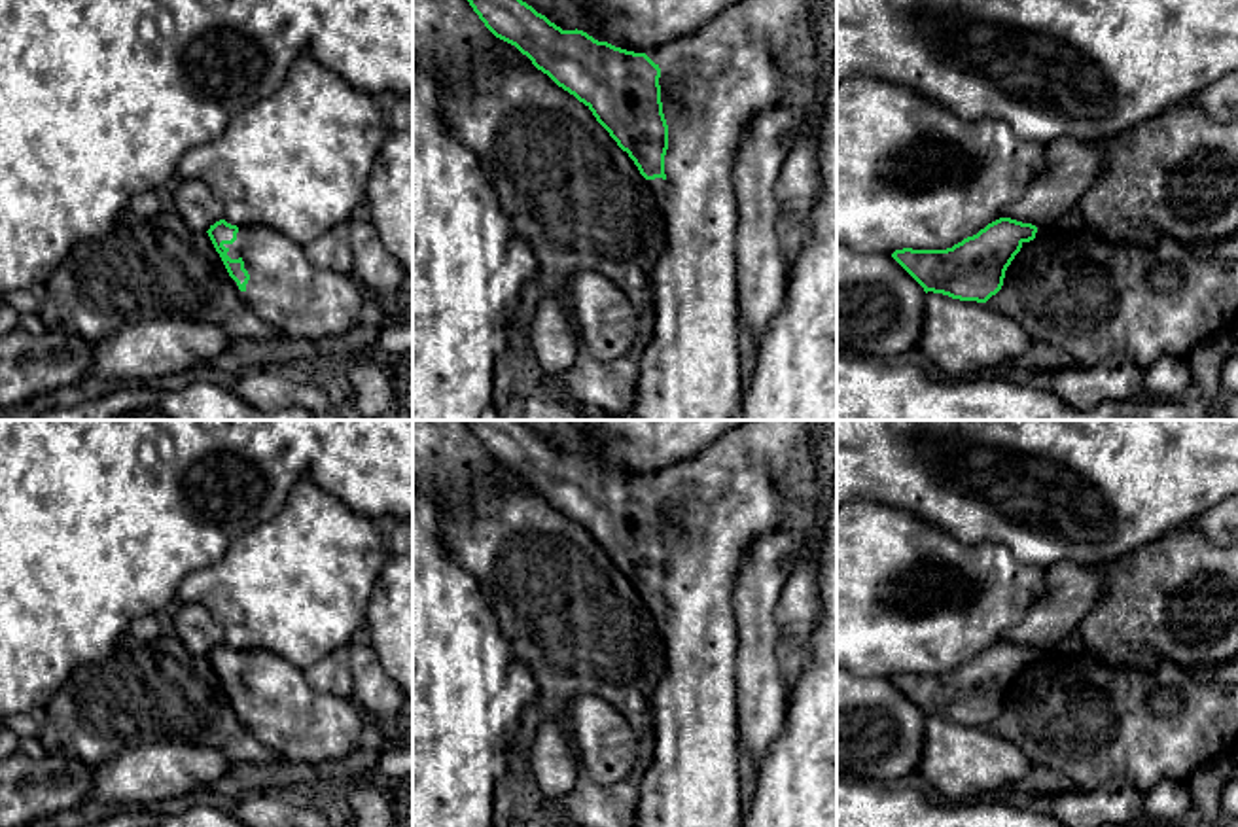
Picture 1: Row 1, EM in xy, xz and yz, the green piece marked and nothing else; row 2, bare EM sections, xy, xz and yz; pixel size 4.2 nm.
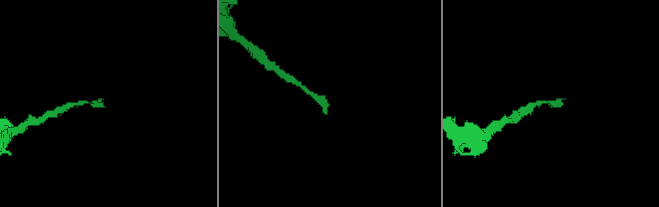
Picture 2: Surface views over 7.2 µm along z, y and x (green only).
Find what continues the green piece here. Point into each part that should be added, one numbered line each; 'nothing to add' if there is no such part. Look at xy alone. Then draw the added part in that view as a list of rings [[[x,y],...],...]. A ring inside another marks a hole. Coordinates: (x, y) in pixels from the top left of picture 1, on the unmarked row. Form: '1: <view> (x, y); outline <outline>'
1: xy (286, 712); outline [[[267,649],[239,651],[237,664],[223,668],[231,683],[242,683],[250,698],[246,713],[240,715],[231,702],[237,717],[265,746],[276,749],[282,759],[293,763],[322,765],[346,757],[362,740],[367,738],[367,723],[352,698],[333,696],[316,691],[305,672],[284,657]]]

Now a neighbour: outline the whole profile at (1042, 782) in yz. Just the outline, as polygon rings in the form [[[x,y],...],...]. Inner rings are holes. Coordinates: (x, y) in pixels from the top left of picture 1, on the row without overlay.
[[[1032,766],[1011,789],[1030,795],[1035,801],[1045,801],[1073,789],[1073,783],[1068,776],[1047,766]]]

